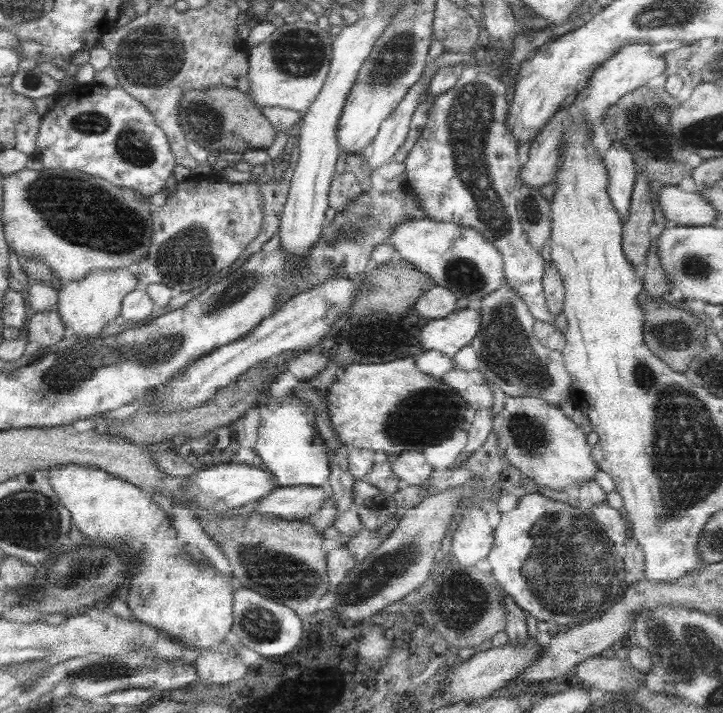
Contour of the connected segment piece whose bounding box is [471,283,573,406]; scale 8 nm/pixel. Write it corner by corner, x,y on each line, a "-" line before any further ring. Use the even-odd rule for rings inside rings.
503,283
499,290
480,299
475,308
480,311
481,324
471,345
477,350
480,362
477,369
488,378
488,381
498,386
510,397
532,396
541,398
554,406
560,406
566,398
572,395
571,379
563,364
563,354
561,351
551,351
546,348
534,336
535,319
518,293
510,290
508,285

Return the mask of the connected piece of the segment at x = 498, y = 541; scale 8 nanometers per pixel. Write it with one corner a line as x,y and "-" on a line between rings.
526,494
520,498
518,508
502,513
499,523
494,530
493,545
486,560
491,566
496,584
523,611
538,621
554,620
554,624
562,624
568,628
586,624
603,613
602,606
616,587
616,572
623,568
623,558
612,548
609,538
590,515
540,494

